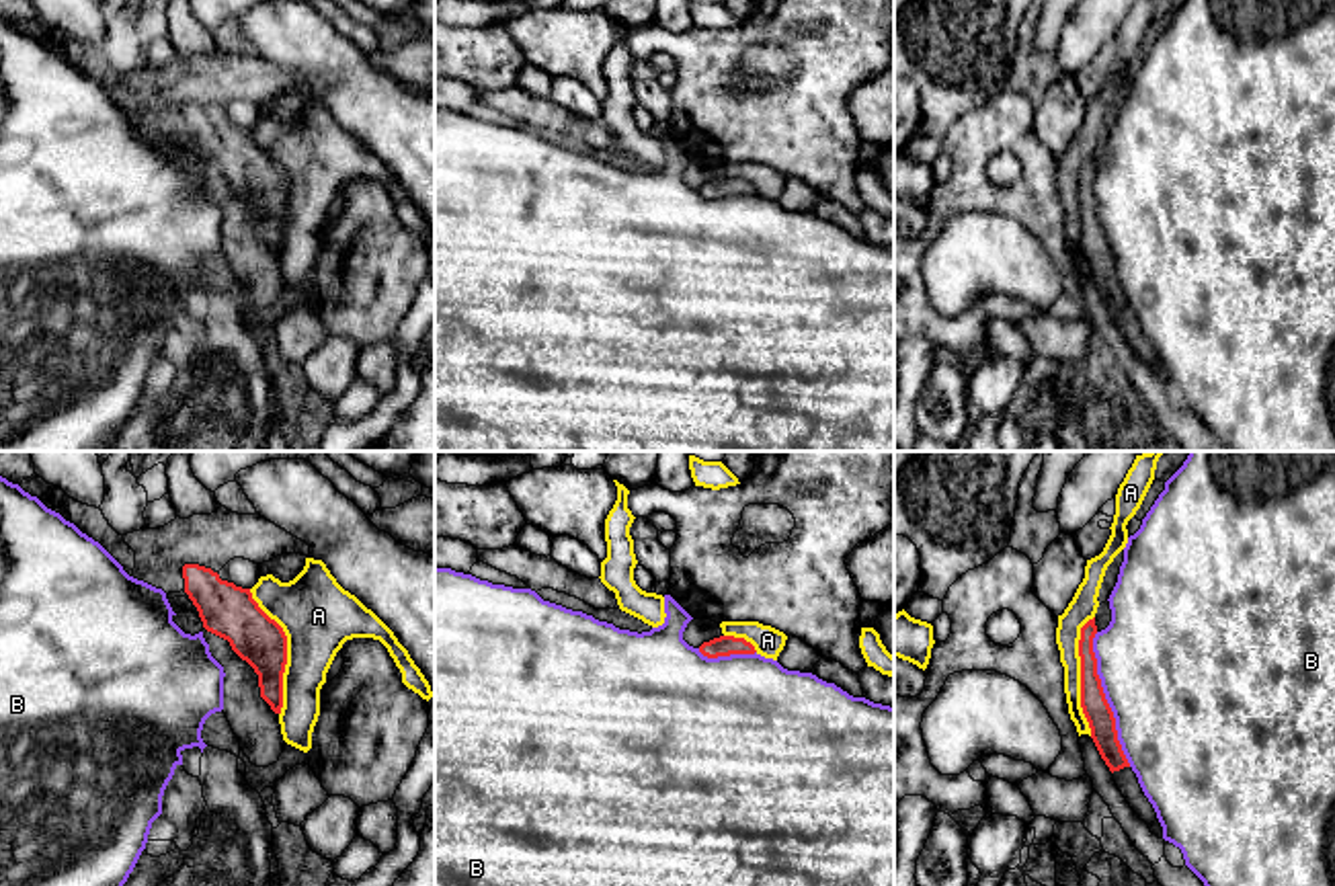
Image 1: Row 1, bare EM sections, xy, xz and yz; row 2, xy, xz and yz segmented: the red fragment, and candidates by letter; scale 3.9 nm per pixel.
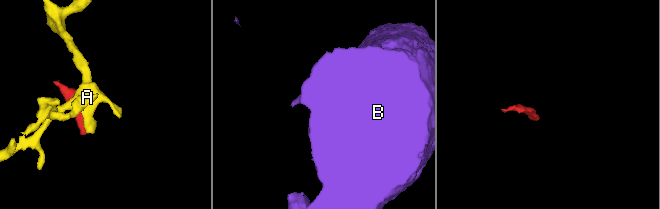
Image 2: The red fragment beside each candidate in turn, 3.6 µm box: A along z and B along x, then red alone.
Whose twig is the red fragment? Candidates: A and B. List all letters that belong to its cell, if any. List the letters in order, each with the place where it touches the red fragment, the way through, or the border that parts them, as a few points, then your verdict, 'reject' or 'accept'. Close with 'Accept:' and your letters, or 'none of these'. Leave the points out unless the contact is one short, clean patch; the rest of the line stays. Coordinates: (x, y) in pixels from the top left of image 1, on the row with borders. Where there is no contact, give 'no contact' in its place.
A: contact xy (286, 653); reject
B: contact yz (1106, 700); reject
Accept: none of these

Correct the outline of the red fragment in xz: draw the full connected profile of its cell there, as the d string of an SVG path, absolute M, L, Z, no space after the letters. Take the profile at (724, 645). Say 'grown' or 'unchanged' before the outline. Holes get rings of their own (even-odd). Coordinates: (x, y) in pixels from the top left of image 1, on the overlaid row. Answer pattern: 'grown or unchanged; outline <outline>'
grown; outline M691 619L683 640L707 658L757 652L744 638L724 636L720 623L712 619Z

